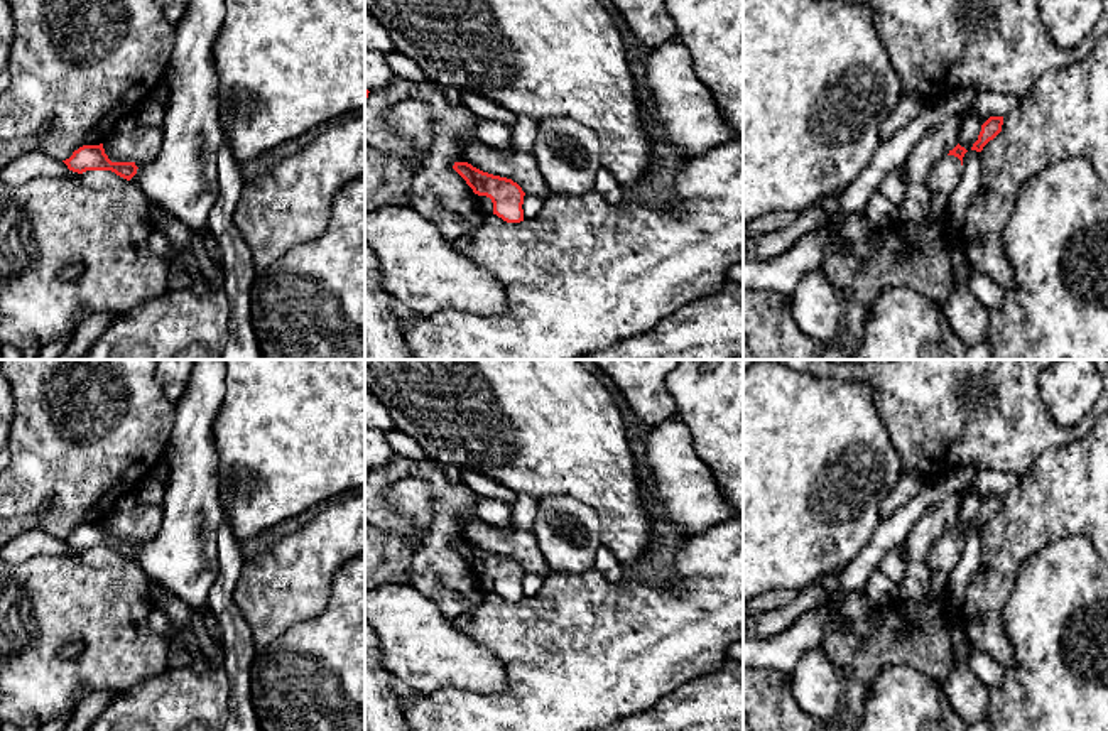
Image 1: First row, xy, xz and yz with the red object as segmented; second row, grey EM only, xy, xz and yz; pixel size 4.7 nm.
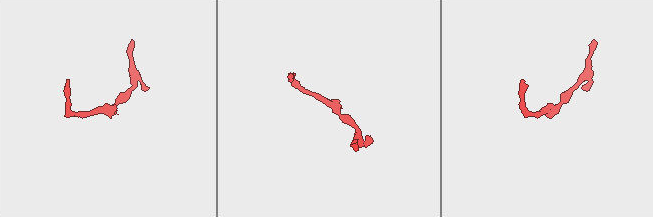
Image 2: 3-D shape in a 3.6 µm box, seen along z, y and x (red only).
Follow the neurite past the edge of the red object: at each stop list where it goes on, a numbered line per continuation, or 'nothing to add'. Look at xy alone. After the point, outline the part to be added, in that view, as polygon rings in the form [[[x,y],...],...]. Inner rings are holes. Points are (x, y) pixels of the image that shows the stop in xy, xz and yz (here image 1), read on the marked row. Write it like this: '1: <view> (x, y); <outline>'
1: xy (181, 181); [[[189,0],[182,19],[174,27],[176,39],[164,78],[171,96],[164,110],[162,149],[130,179],[162,213],[201,233],[206,253],[216,262],[221,260],[221,252],[209,233],[208,214],[220,194],[218,154],[225,135],[218,111],[218,74],[213,47],[225,17],[225,0]]]

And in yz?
1: yz (943, 178); [[[954,155],[936,160],[926,179],[931,196],[944,196],[949,201],[961,181],[961,172],[961,160]]]

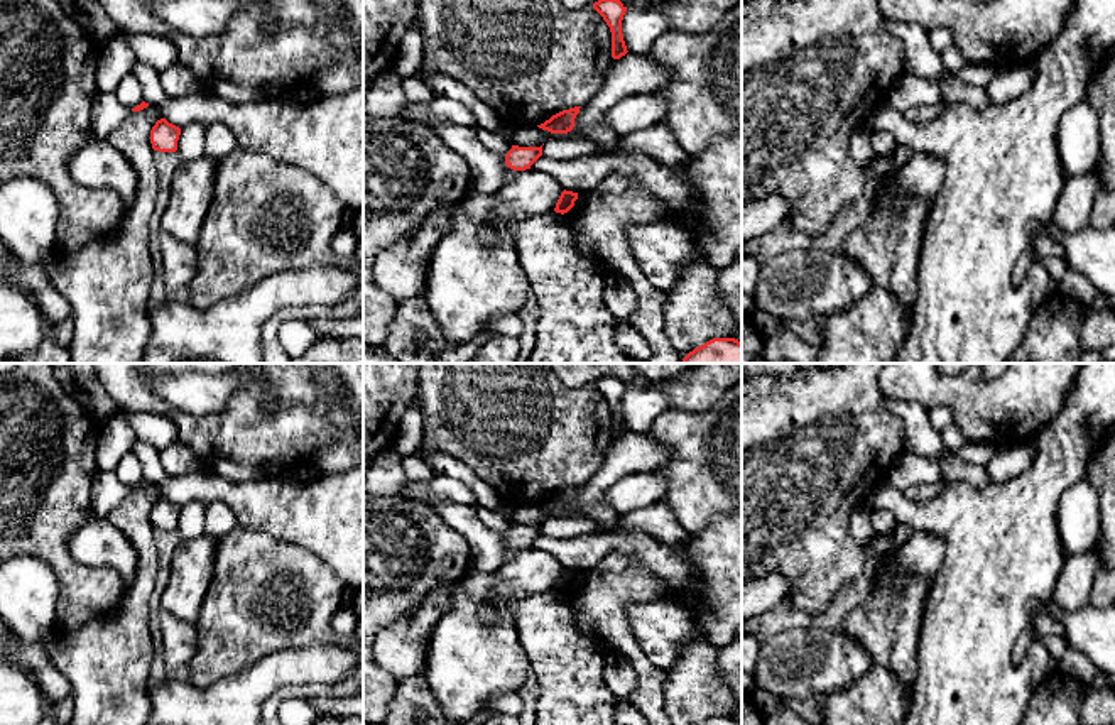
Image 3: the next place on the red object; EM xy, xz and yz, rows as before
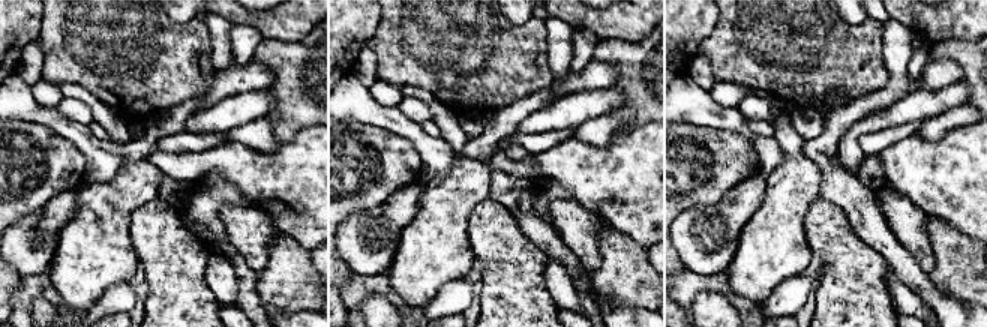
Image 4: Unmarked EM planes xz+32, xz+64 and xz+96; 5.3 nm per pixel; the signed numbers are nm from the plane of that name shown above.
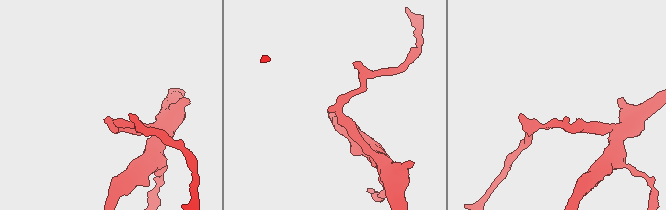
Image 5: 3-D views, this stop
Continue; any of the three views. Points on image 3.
1: xz (487, 168); [[[448,122],[426,123],[438,137],[466,159],[471,179],[471,194],[490,194],[503,186],[507,164],[500,154],[487,149],[475,127],[454,125]]]

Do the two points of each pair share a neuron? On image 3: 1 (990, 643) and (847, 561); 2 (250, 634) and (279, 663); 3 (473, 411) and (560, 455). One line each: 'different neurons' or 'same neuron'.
1: different neurons
2: different neurons
3: same neuron

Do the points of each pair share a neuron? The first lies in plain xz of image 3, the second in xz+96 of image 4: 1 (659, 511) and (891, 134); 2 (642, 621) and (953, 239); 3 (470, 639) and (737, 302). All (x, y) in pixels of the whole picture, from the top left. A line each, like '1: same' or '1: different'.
1: different
2: different
3: different

